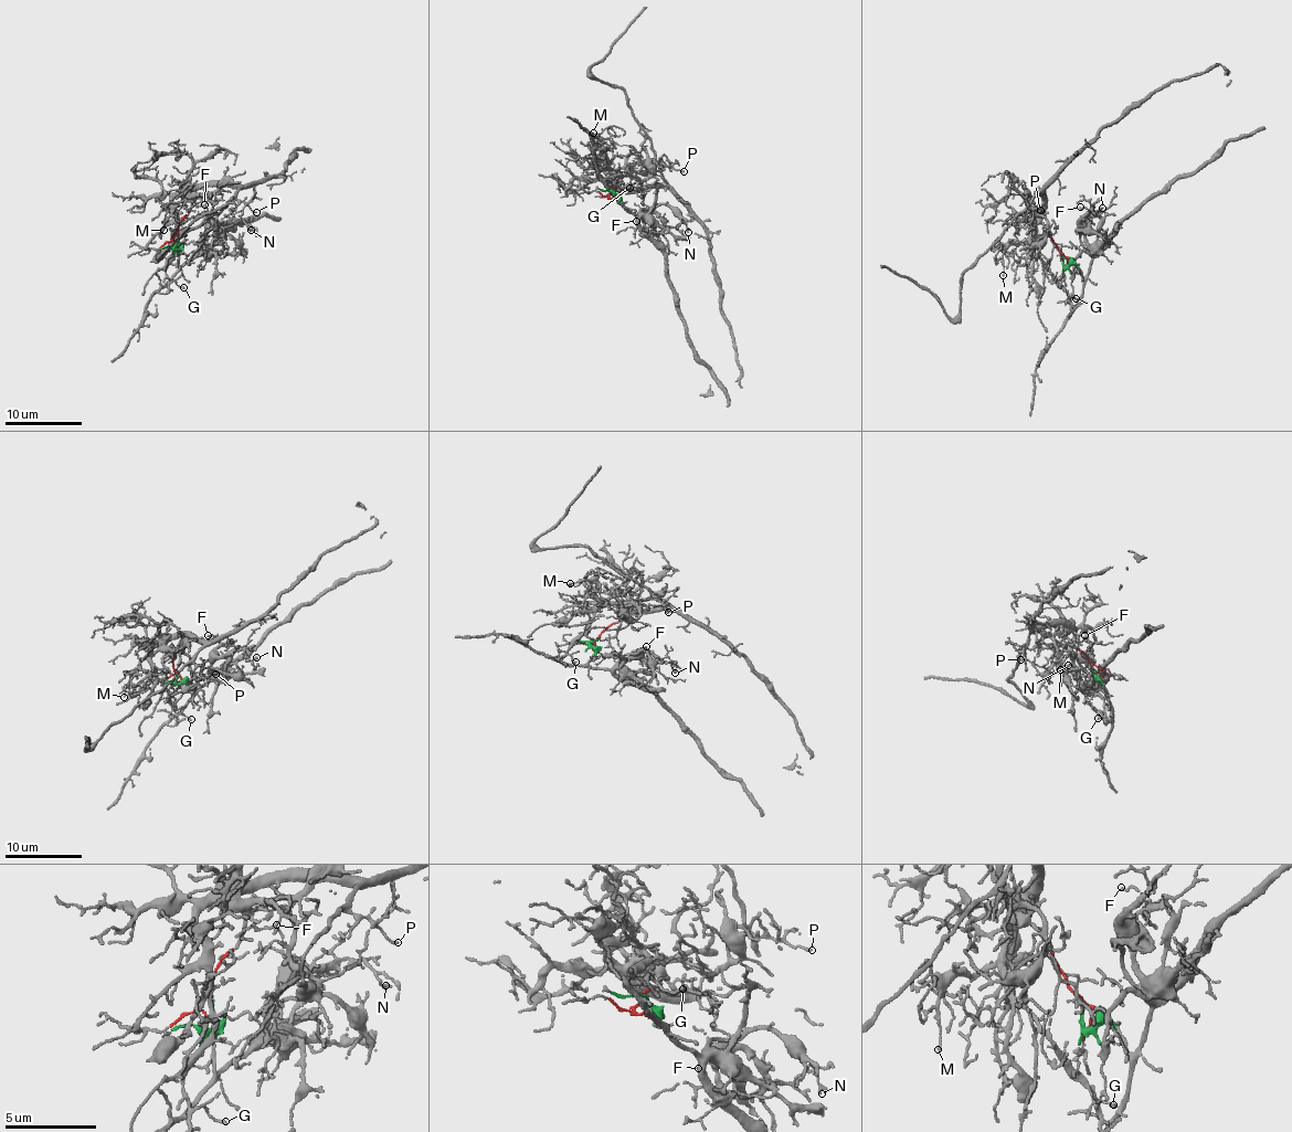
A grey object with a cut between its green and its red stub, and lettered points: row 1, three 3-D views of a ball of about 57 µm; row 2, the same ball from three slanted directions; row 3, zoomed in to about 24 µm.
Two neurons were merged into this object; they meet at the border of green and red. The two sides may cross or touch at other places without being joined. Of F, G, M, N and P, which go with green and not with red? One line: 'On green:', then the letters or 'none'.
On green: F, N

